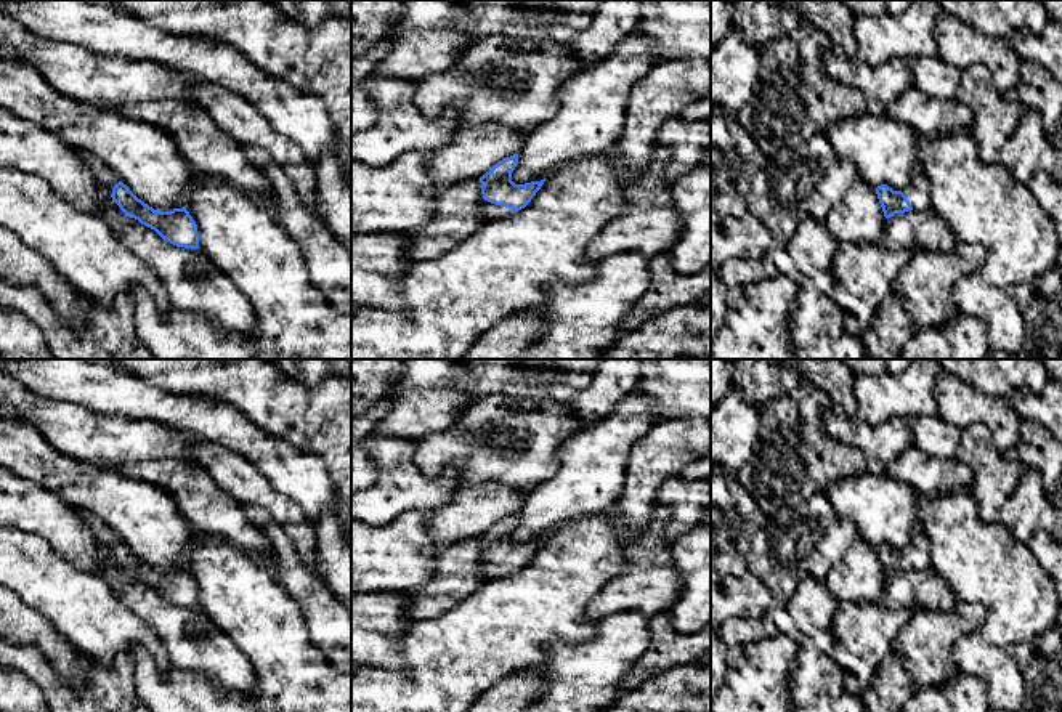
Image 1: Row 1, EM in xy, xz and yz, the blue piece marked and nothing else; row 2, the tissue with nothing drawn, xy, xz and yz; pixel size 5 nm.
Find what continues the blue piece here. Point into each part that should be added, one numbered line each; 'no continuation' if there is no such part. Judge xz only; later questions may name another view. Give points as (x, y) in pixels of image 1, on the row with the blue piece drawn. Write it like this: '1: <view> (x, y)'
1: xz (490, 210)

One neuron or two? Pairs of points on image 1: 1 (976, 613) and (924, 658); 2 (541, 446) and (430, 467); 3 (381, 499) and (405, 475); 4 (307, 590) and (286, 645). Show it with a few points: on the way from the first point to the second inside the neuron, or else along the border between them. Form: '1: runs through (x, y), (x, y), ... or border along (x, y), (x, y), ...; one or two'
1: runs through (963, 619), (937, 645); one
2: runs through (514, 456), (502, 459), (494, 453), (458, 453); one
3: runs through (387, 493), (392, 483), (398, 481); one
4: border along (278, 579), (299, 606), (307, 637), (315, 645); two

